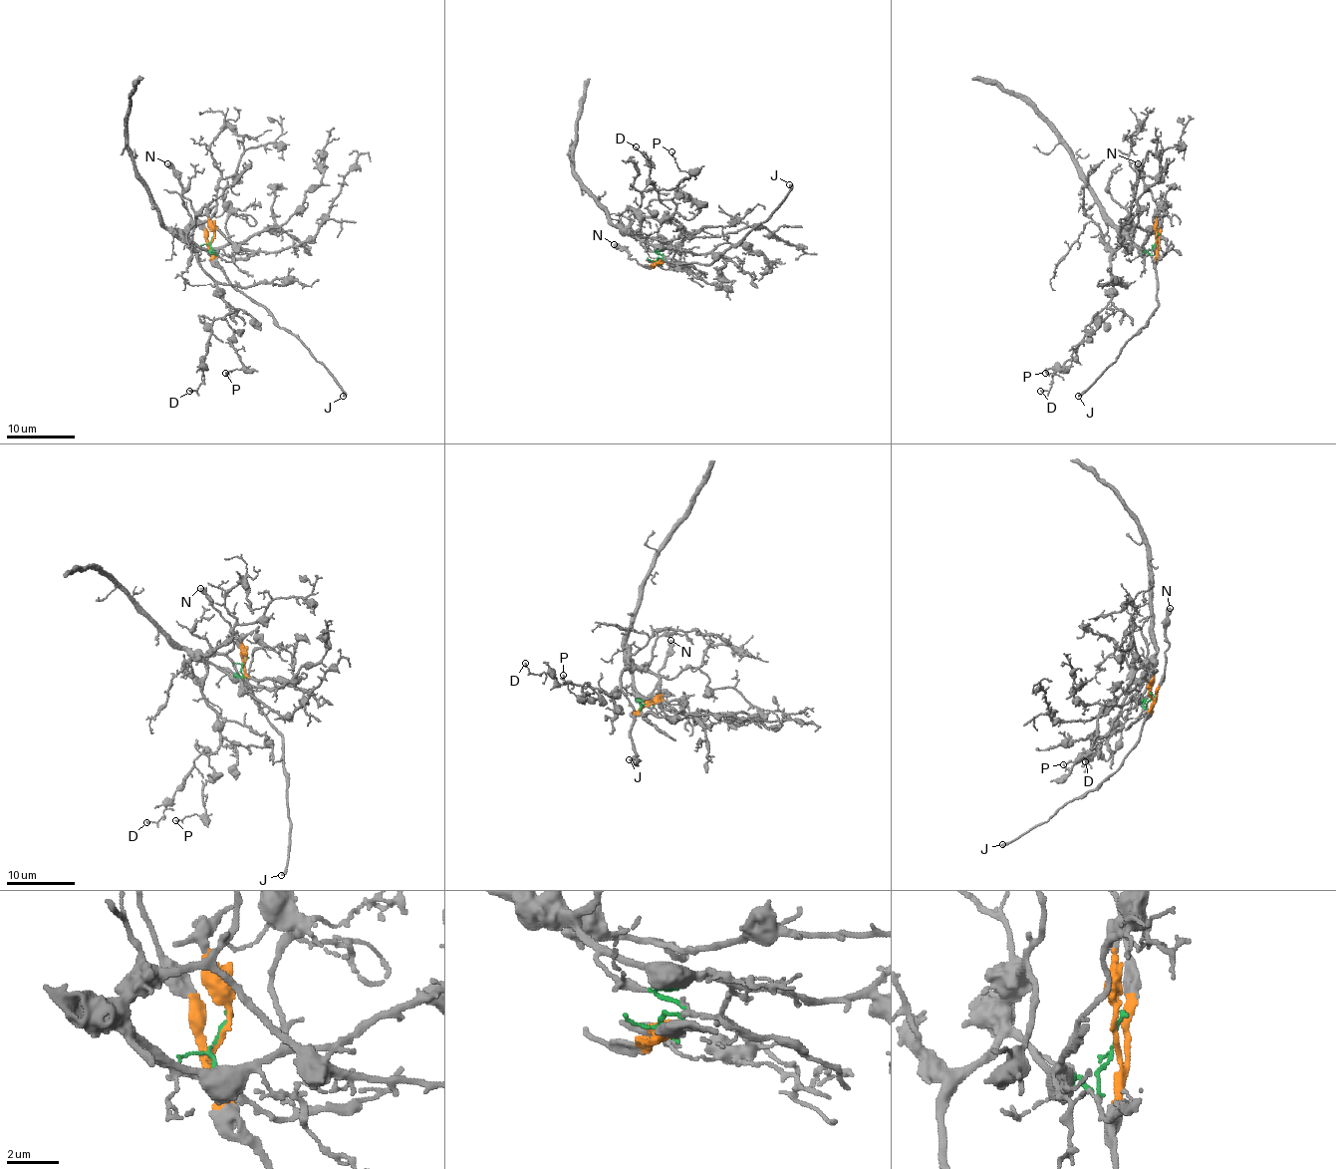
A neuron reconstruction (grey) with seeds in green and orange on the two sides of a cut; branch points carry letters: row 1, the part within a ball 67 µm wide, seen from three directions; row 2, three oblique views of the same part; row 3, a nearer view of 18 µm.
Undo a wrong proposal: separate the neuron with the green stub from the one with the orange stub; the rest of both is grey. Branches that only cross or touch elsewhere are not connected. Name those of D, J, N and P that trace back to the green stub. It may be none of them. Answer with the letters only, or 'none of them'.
D, P

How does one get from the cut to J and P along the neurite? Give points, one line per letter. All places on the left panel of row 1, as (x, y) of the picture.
J: (213, 237), (211, 258), (225, 277), (264, 308), (281, 328), (288, 330), (324, 366), (343, 390), (343, 397)
P: (213, 237), (211, 251), (189, 243), (230, 313), (231, 345), (243, 367), (225, 373)

